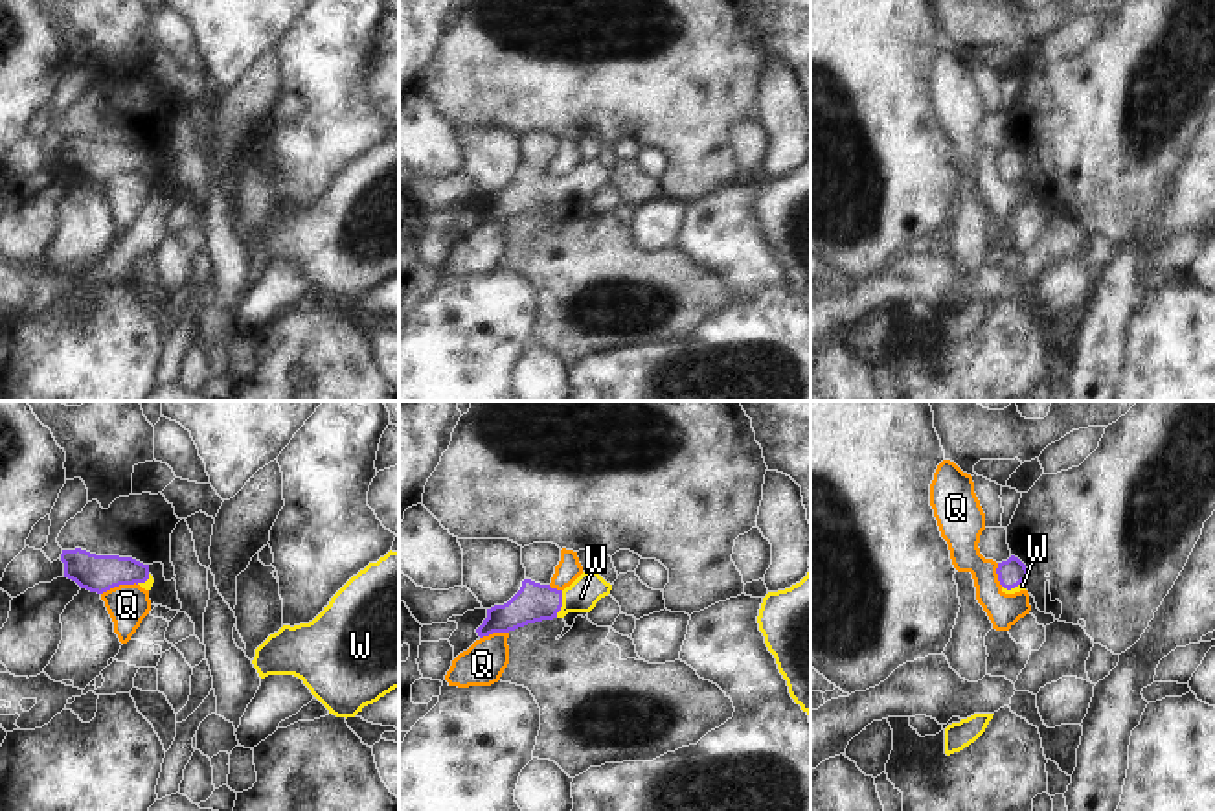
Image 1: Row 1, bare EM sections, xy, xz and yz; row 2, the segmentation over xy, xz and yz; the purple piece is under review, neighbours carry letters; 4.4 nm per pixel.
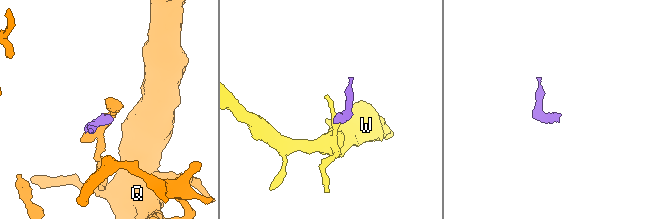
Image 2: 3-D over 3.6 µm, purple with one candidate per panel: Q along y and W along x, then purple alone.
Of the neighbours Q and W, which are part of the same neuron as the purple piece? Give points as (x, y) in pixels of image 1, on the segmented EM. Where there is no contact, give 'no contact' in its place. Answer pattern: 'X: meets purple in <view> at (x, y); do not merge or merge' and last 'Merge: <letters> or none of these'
Q: meets purple in xy at (118, 585); do not merge
W: meets purple in xz at (561, 604); merge
Merge: W

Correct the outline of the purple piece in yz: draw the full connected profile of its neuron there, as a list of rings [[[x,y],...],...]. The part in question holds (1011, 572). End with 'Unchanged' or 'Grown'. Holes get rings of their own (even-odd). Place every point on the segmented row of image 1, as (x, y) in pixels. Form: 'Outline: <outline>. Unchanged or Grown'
Outline: [[[1011,555],[1007,561],[998,563],[996,574],[1002,592],[1015,594],[1026,590],[1029,574],[1018,557]]]. Grown.

